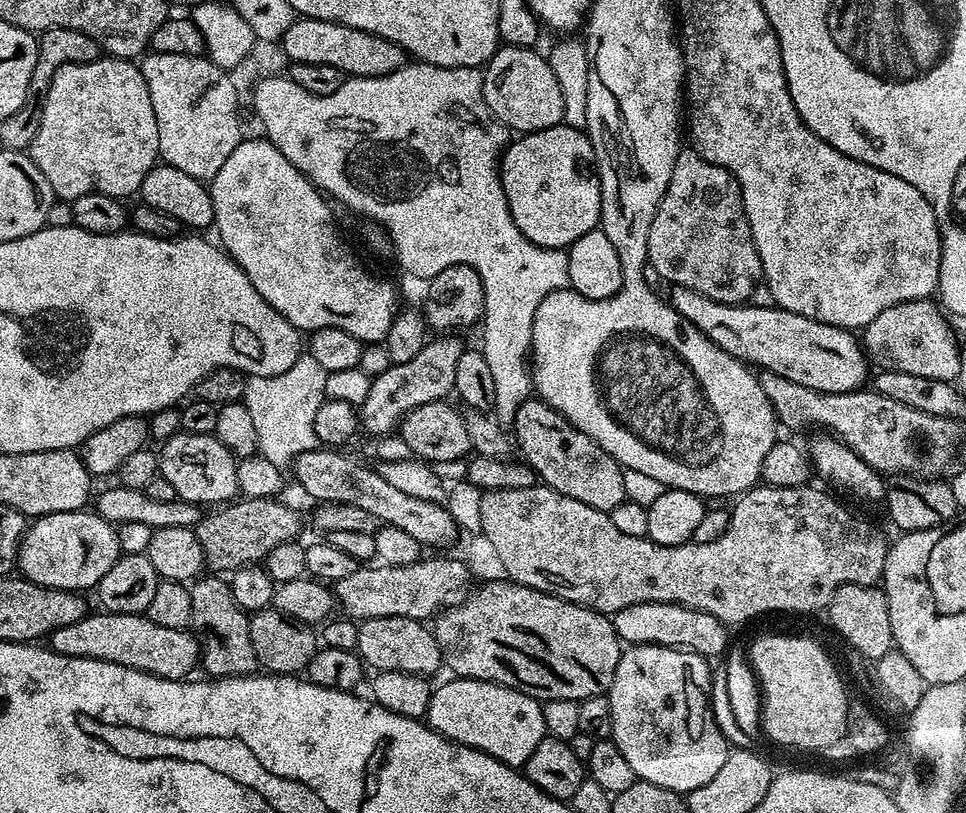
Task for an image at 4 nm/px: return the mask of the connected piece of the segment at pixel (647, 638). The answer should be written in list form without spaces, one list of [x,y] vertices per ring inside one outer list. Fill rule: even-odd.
[[[638,602],[611,613],[614,630],[625,645],[657,644],[671,648],[687,648],[705,658],[720,658],[729,651],[729,629],[714,614],[670,602]]]

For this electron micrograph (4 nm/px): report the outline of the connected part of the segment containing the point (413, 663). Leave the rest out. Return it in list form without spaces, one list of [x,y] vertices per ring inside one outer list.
[[[387,616],[359,621],[356,652],[369,669],[376,672],[405,672],[415,676],[431,677],[431,672],[442,668],[440,647],[433,629],[414,618]]]

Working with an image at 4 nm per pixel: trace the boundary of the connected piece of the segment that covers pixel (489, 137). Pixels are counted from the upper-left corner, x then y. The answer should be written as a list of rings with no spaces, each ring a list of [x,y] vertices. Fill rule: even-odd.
[[[405,62],[398,70],[385,76],[354,76],[345,79],[344,84],[338,86],[338,90],[334,90],[334,94],[326,94],[325,96],[310,94],[306,90],[302,90],[302,86],[298,86],[298,82],[294,82],[287,75],[279,74],[258,81],[251,89],[250,96],[252,96],[252,108],[256,111],[261,126],[264,127],[263,135],[266,139],[274,146],[278,146],[278,150],[282,150],[282,154],[286,154],[288,161],[294,166],[298,166],[298,170],[305,172],[321,193],[327,194],[337,205],[339,205],[338,203],[345,204],[350,211],[357,212],[360,216],[369,216],[372,222],[383,228],[388,233],[391,251],[393,253],[396,251],[397,262],[410,275],[417,276],[421,282],[427,282],[433,276],[442,274],[442,270],[459,264],[470,266],[480,275],[484,291],[484,315],[482,317],[484,346],[482,346],[482,353],[487,365],[490,366],[493,378],[494,416],[501,425],[511,425],[518,406],[523,400],[529,399],[530,393],[533,391],[529,356],[532,351],[534,314],[538,310],[542,298],[546,298],[551,292],[557,292],[560,288],[569,287],[570,262],[567,251],[538,246],[534,242],[530,242],[530,238],[526,238],[526,234],[522,234],[522,230],[518,230],[518,226],[514,226],[514,218],[510,214],[510,206],[506,202],[504,187],[500,181],[500,157],[503,156],[505,148],[510,143],[510,132],[486,106],[483,71],[480,68],[436,68],[432,64]]]

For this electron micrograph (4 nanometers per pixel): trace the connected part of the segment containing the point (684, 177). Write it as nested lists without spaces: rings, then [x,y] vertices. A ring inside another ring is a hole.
[[[681,150],[674,162],[674,174],[670,174],[670,186],[666,186],[666,194],[654,214],[654,222],[650,222],[646,264],[662,279],[669,280],[669,285],[689,288],[711,300],[739,305],[751,301],[753,292],[762,282],[764,271],[750,234],[742,190],[727,170],[711,164],[694,150]]]

